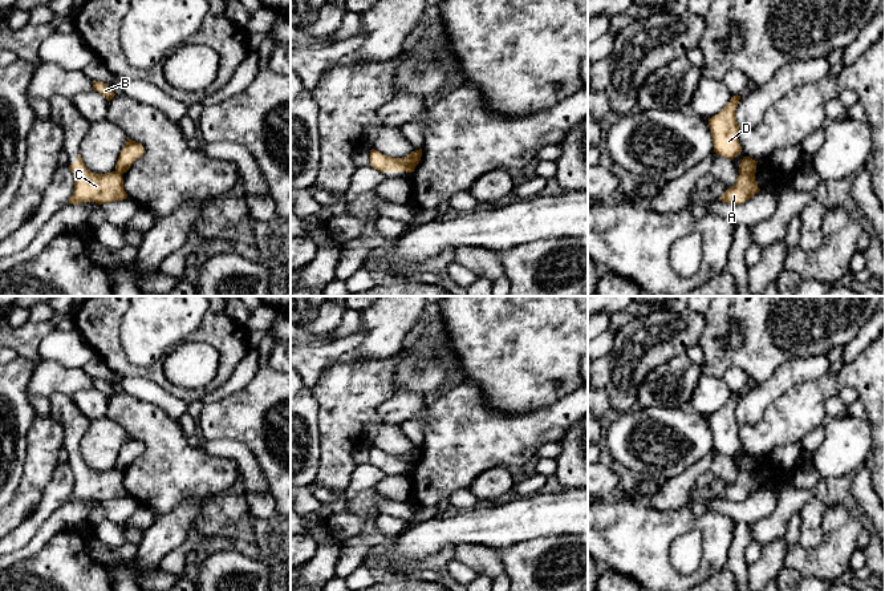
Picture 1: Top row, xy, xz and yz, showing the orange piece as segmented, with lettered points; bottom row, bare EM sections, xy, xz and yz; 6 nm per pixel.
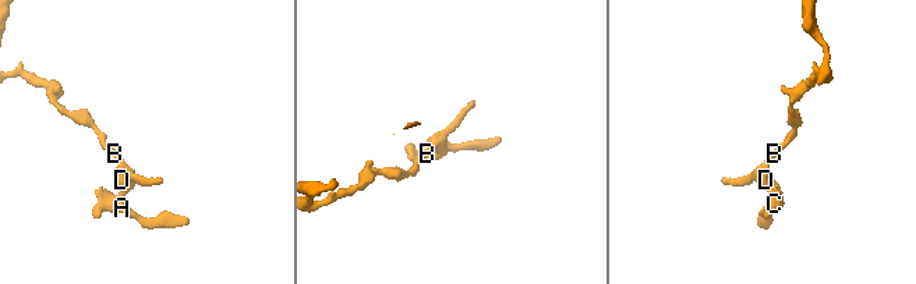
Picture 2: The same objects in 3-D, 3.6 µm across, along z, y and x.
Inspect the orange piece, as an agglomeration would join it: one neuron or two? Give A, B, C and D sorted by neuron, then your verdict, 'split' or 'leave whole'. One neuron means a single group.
groups A C / B D; split

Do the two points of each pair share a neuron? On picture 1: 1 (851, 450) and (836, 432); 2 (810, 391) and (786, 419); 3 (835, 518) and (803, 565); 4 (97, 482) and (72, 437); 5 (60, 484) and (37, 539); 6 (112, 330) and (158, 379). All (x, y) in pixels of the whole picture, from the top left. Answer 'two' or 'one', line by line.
1: one
2: one
3: one
4: one
5: two
6: one

